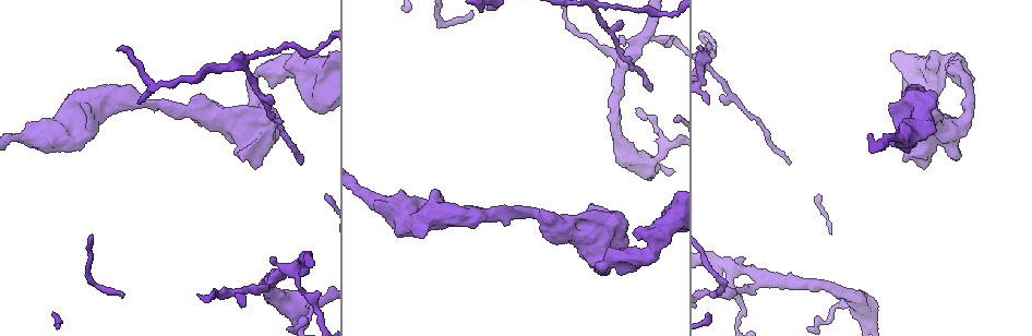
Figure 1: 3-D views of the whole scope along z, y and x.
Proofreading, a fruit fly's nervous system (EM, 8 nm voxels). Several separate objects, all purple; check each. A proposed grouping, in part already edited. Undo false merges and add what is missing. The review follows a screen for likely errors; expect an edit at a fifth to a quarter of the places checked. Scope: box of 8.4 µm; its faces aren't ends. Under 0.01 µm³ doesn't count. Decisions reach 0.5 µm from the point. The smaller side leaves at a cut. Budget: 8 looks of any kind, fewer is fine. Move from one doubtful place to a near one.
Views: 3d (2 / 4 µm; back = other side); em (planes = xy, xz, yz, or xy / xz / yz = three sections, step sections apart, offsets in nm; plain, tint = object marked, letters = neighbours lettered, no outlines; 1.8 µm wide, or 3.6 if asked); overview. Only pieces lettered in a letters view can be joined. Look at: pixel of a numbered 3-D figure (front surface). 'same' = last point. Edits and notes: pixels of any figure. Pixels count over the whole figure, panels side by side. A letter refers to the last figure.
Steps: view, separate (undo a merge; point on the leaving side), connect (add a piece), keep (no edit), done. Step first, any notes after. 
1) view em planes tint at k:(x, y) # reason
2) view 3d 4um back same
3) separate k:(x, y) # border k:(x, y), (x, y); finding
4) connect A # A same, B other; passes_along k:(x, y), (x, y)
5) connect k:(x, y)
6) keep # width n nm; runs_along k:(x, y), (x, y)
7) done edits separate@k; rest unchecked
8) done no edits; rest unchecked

view em yz step 16 tint at 1:(790, 163) # thin end

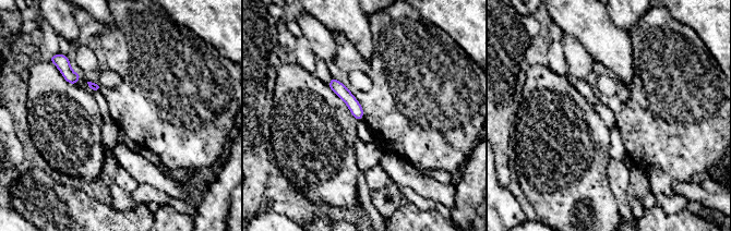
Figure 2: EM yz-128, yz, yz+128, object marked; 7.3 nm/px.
view em planes letters same

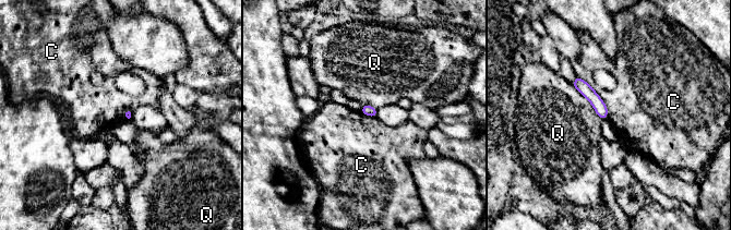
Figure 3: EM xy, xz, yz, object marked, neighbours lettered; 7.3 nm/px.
keep # C other, Q other; border 3:(595, 92), (604, 104), (608, 118); no lettered piece goes on from it

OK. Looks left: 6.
view 3d 4um at 1:(294, 271) # three arms meet

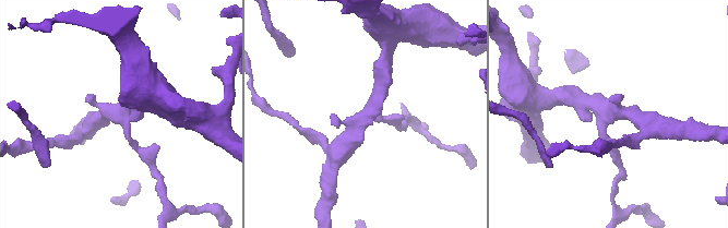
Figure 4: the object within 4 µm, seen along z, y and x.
view em planes letters at 4:(125, 113)

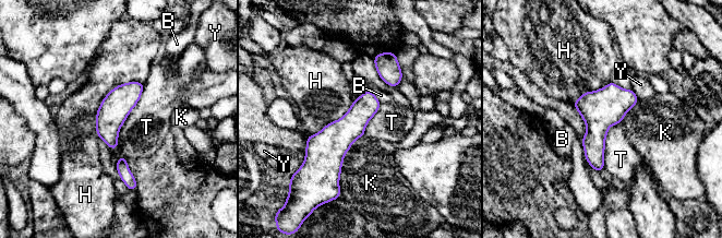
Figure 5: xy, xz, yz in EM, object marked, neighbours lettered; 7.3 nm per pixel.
keep # longest_contact T 550 nm; B other, H other, K other, T other, Y other; continuous, no second neuron

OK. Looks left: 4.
view 3d 4um at 1:(306, 302) # abrupt turn

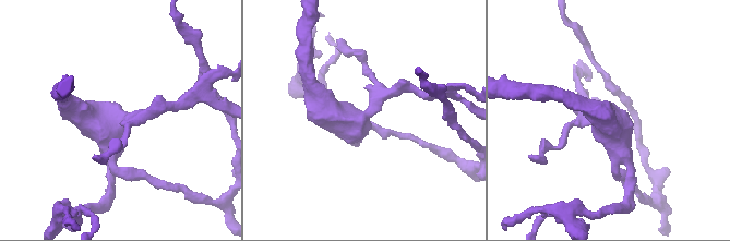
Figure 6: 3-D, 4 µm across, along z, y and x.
view em 3.6um xz step 16 tint at 6:(119, 122)

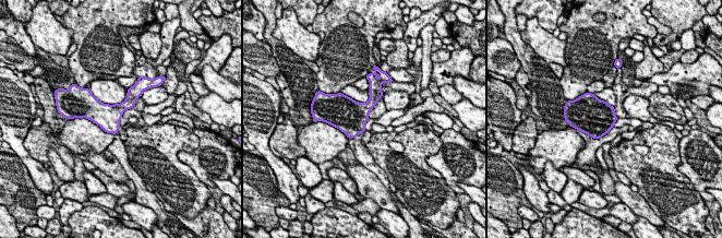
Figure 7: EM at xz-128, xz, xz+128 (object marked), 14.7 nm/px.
view em 3.6um planes letters same # another direction

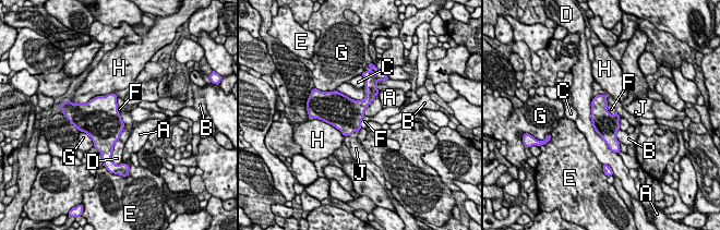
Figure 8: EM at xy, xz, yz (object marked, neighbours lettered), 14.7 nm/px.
connect J # longest_contact D 850 nm; A other, B other, C other, D other, E other, F other, G other, H other, J same; it goes on there

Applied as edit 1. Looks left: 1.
done edits connect@8; rest unchecked

